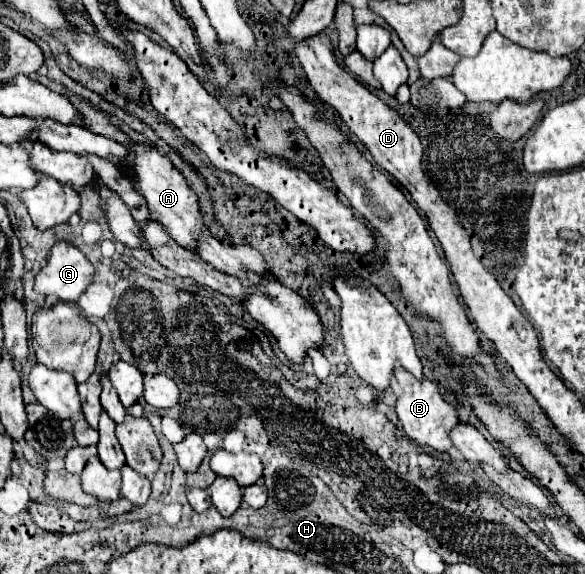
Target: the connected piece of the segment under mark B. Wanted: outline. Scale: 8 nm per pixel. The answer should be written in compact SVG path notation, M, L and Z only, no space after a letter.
M396 368L396 380L402 386L402 396L398 398L396 412L398 412L398 420L404 426L406 436L420 446L430 446L436 452L446 454L452 448L450 430L458 424L458 414L454 406L442 400L436 384L430 380L416 380L412 374L404 372L402 368Z

